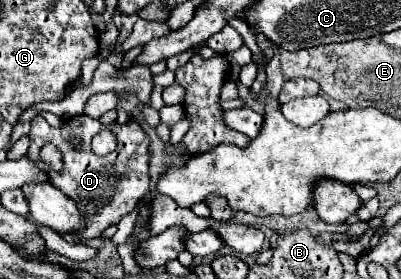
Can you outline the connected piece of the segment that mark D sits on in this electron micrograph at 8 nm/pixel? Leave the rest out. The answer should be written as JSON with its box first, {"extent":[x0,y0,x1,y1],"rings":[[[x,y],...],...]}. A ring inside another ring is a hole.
{"extent":[27,114,151,240],"rings":[[[81,114],[81,116],[73,116],[73,118],[65,120],[59,128],[55,128],[55,126],[49,126],[41,116],[35,116],[31,120],[29,138],[31,138],[31,146],[29,146],[27,154],[35,162],[41,162],[39,152],[49,142],[61,152],[63,170],[61,172],[49,170],[51,182],[55,188],[59,188],[63,194],[71,196],[79,204],[79,210],[83,212],[83,218],[87,220],[87,228],[83,228],[83,232],[79,232],[79,236],[83,240],[101,236],[107,226],[117,224],[149,192],[149,182],[151,182],[151,178],[149,178],[149,144],[151,144],[151,140],[143,132],[141,124],[137,124],[135,120],[129,120],[125,124],[113,122],[109,126],[103,126],[99,120]],[[103,128],[117,134],[119,146],[115,152],[111,152],[107,156],[97,156],[91,150],[91,138],[97,132],[101,132]],[[75,136],[83,138],[81,150],[73,150],[69,144],[69,140]]]}

